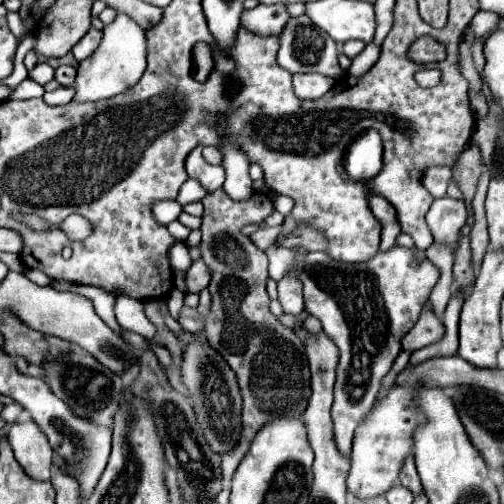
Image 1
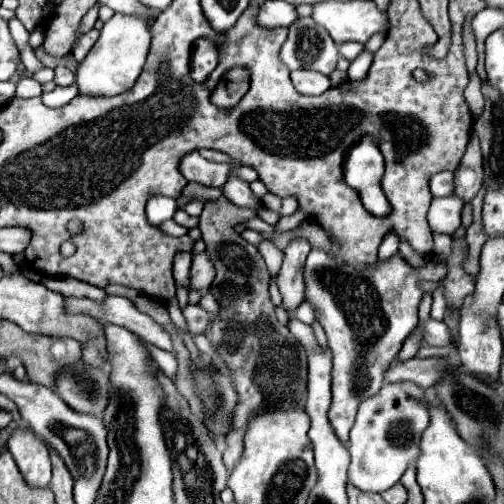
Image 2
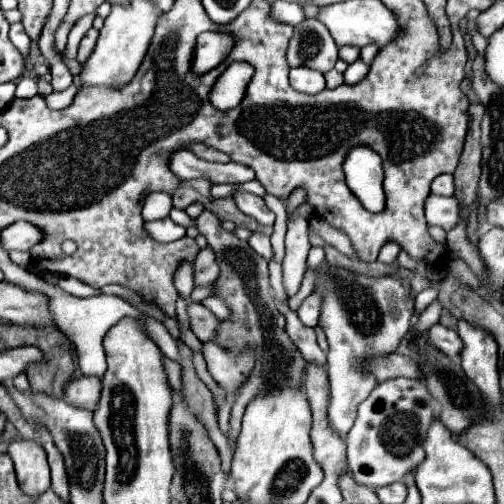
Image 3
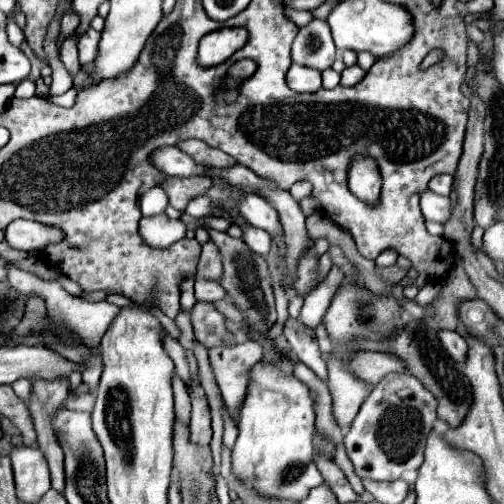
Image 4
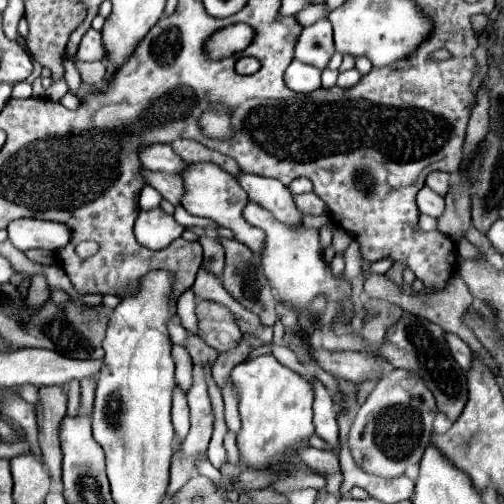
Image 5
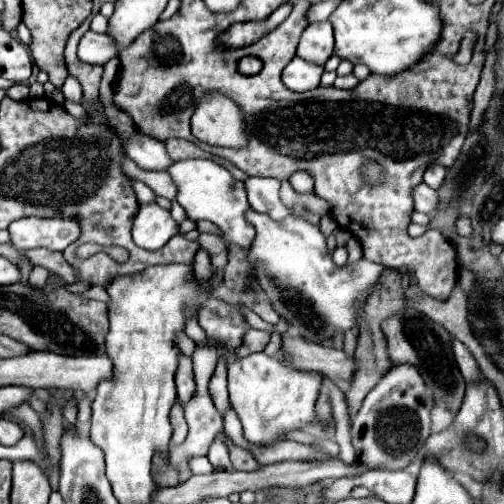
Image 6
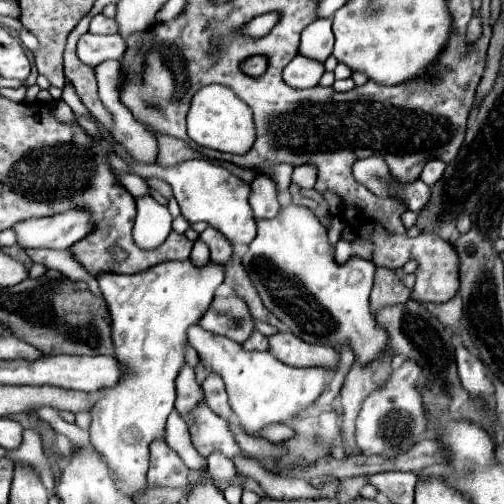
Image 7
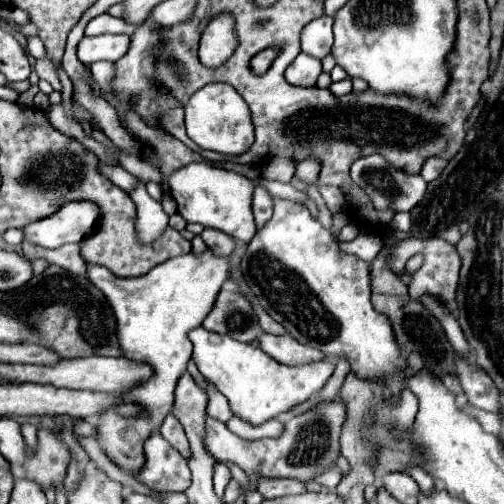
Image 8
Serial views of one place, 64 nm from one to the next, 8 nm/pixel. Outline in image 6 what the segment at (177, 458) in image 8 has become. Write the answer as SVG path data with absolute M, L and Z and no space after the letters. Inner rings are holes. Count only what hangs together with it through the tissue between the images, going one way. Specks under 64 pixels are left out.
M156 452L152 458L152 476L160 486L176 486L180 482L180 472L172 466L170 458L162 456L160 452Z

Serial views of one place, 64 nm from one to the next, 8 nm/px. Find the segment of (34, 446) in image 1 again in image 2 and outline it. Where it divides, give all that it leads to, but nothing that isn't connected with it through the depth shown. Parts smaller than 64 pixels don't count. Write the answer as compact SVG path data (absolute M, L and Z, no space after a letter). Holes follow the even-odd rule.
M16 428L8 440L8 452L30 488L46 488L50 484L48 446L32 430Z

